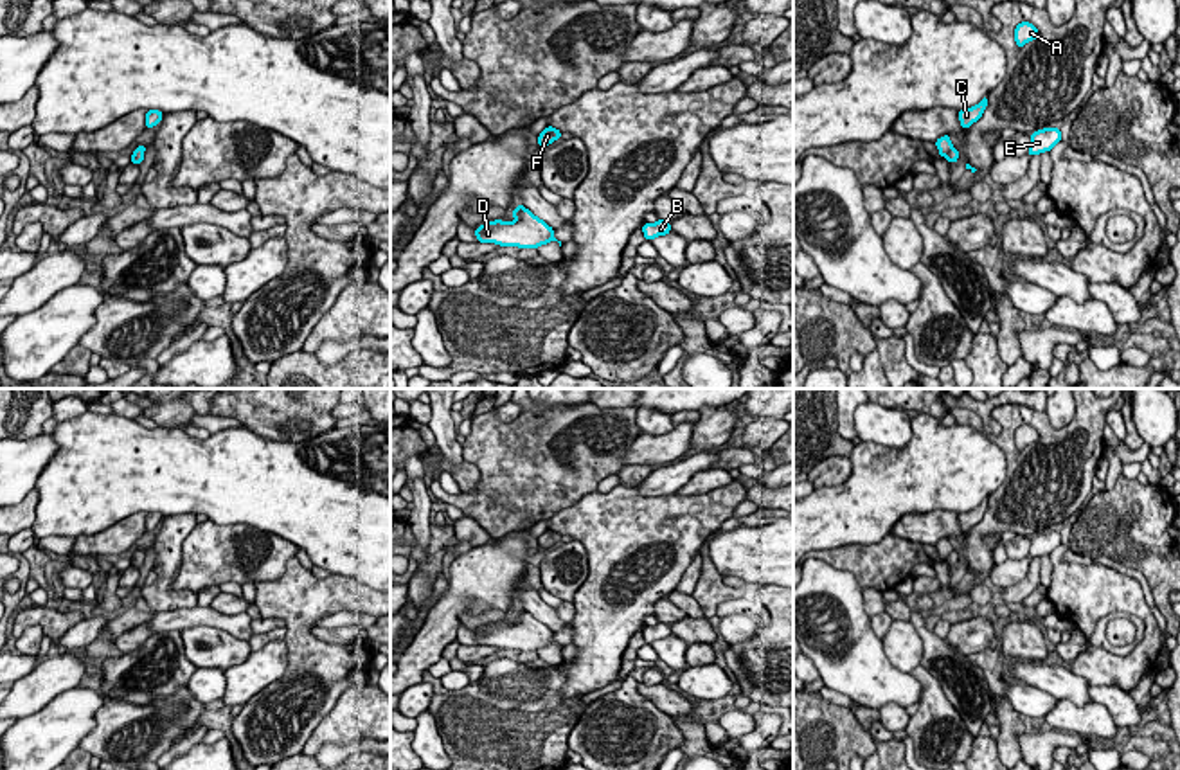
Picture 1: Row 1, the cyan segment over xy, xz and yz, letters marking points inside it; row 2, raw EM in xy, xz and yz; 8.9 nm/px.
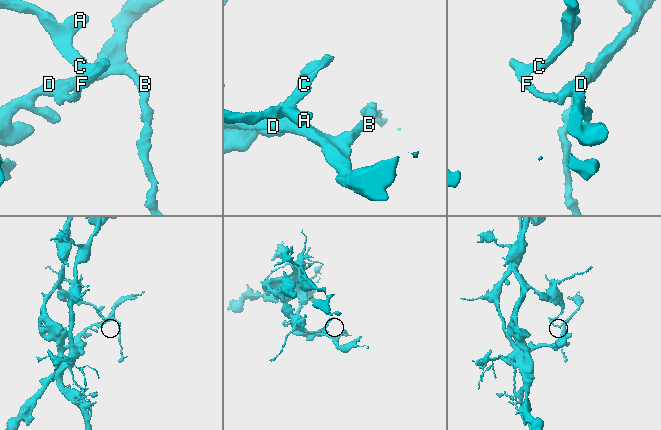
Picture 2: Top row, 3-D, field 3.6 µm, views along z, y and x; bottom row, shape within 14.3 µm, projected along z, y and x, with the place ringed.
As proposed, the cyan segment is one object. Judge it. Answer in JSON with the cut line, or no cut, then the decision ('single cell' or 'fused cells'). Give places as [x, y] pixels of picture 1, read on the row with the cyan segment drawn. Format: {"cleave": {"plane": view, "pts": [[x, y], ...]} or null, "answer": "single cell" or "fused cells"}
{"cleave": {"plane": "yz", "pts": [[952, 146], [945, 155]]}, "answer": "fused cells"}

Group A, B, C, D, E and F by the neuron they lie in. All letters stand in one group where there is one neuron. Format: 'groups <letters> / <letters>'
groups A C F / B D E

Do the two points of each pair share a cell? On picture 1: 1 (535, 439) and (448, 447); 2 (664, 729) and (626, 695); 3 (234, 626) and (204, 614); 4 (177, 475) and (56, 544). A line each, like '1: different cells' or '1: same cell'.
1: different cells
2: same cell
3: same cell
4: different cells

